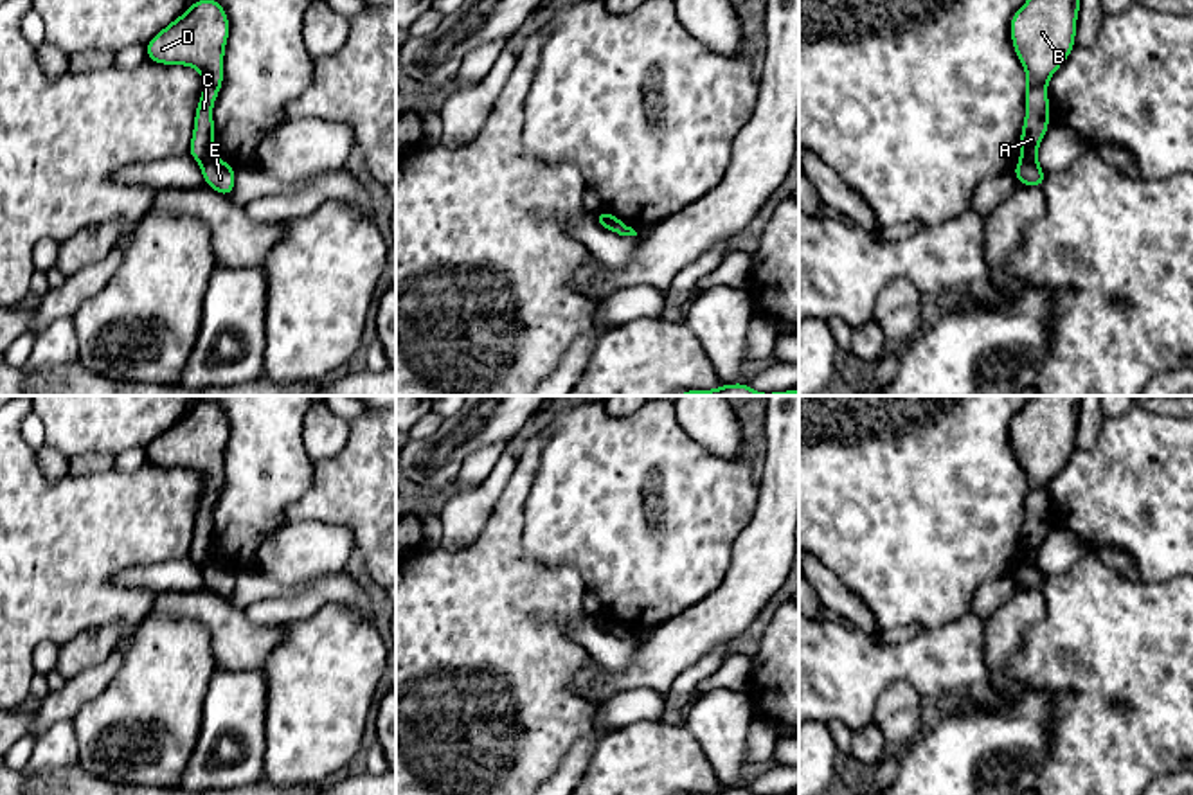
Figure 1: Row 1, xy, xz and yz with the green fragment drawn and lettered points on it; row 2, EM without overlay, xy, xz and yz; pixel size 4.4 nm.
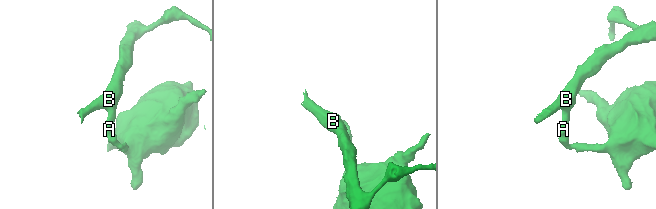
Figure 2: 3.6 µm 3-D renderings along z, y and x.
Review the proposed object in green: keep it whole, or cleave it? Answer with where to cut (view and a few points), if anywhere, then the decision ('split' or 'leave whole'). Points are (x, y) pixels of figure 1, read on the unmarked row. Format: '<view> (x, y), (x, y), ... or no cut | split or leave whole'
yz (1035, 558), (1021, 563) | split

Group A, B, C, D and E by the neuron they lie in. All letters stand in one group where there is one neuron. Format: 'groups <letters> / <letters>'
groups A B C D / E

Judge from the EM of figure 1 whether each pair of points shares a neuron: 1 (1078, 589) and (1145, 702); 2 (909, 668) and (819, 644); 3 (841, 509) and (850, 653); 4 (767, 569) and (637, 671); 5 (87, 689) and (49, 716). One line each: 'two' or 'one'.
1: one
2: one
3: two
4: one
5: one

